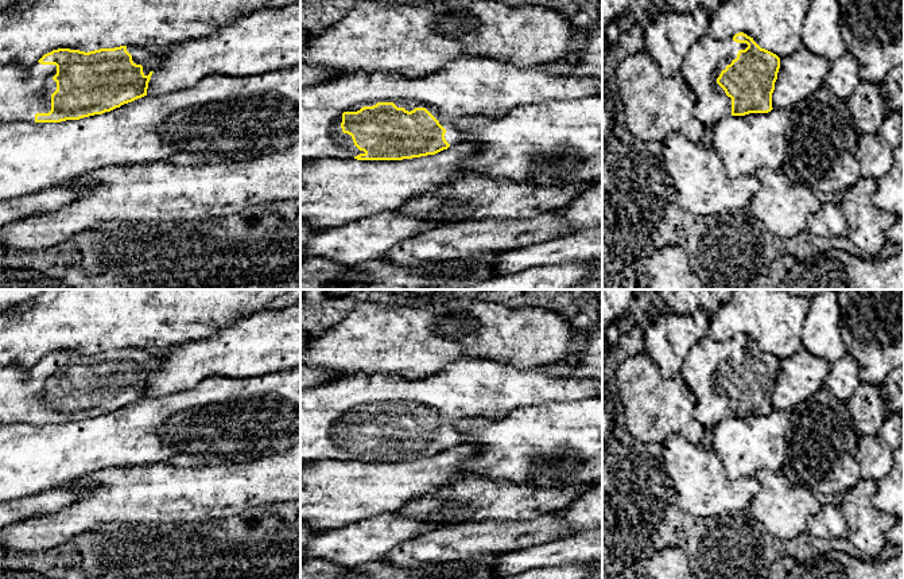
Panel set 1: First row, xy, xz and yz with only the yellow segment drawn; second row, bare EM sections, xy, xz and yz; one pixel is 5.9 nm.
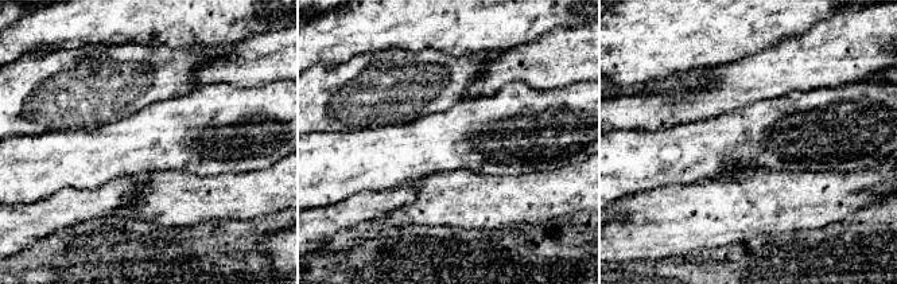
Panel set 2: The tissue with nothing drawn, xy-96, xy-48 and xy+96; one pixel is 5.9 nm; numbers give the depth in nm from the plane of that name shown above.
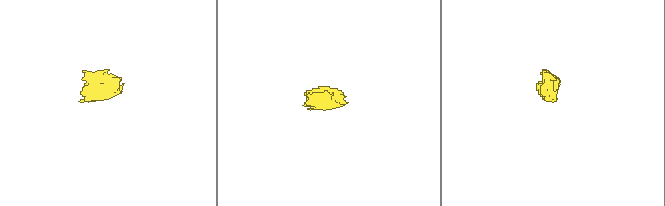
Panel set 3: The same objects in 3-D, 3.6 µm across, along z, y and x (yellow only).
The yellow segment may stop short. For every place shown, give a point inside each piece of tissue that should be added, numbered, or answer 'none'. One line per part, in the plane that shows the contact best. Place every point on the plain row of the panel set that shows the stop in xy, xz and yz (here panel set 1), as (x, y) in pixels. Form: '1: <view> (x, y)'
1: xz (468, 388)

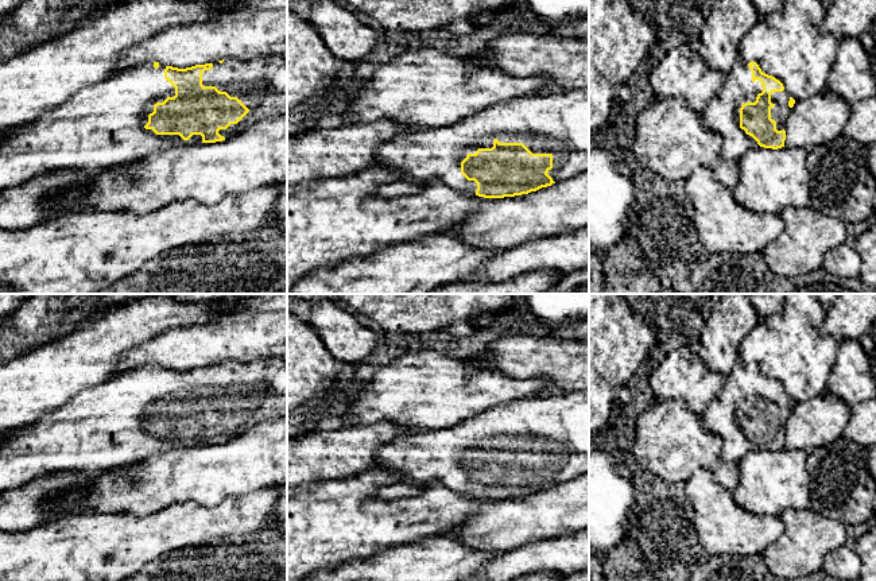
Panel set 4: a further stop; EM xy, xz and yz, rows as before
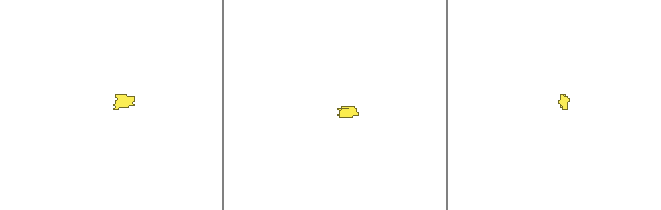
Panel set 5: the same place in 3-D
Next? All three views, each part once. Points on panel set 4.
1: xz (557, 425)

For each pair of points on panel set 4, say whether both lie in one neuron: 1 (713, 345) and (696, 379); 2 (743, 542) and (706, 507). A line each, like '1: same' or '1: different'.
1: different
2: same

